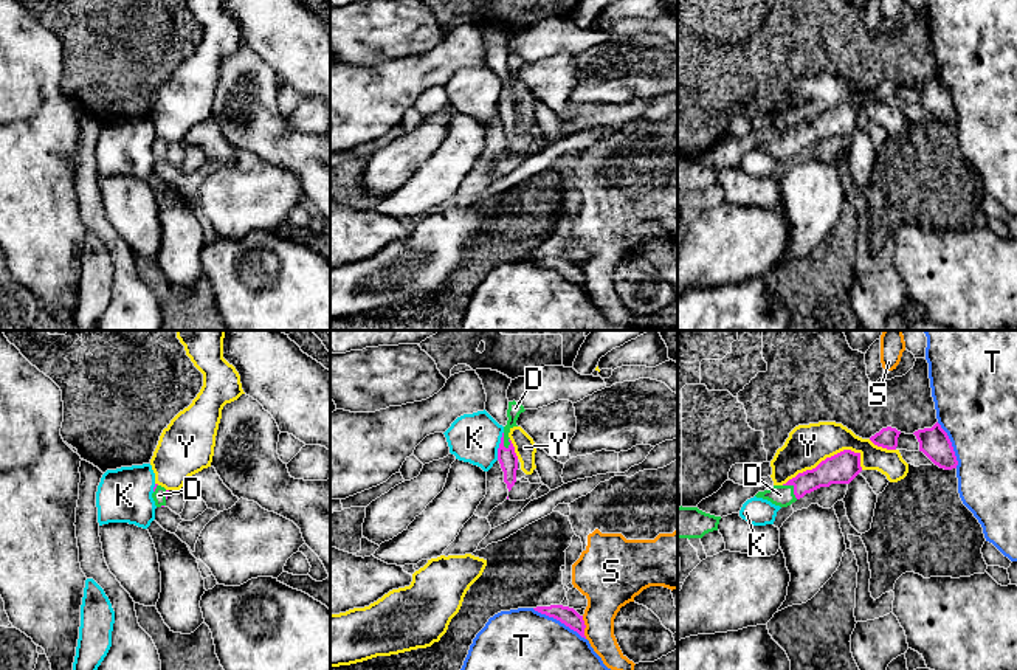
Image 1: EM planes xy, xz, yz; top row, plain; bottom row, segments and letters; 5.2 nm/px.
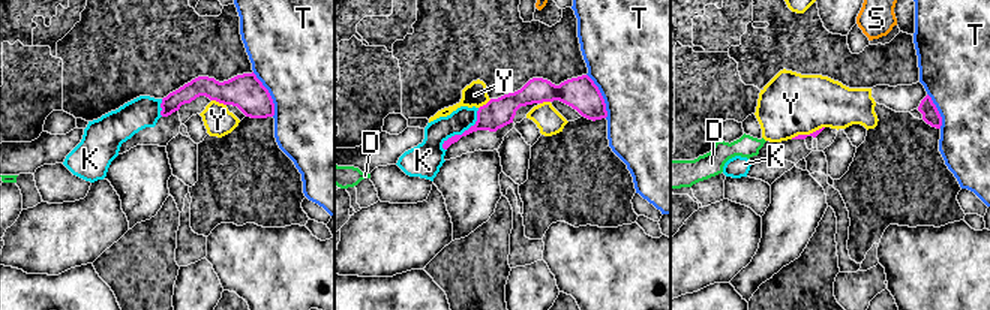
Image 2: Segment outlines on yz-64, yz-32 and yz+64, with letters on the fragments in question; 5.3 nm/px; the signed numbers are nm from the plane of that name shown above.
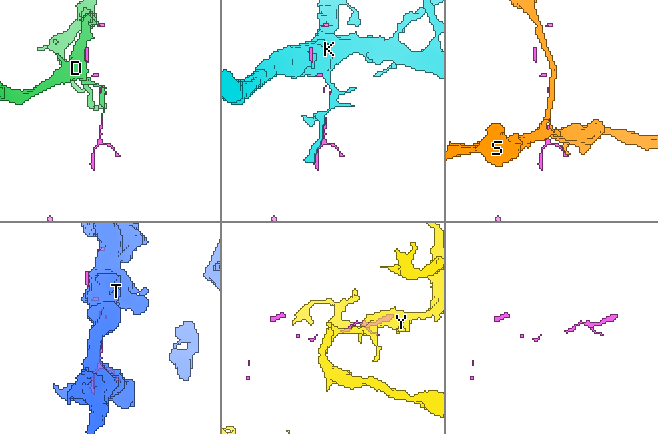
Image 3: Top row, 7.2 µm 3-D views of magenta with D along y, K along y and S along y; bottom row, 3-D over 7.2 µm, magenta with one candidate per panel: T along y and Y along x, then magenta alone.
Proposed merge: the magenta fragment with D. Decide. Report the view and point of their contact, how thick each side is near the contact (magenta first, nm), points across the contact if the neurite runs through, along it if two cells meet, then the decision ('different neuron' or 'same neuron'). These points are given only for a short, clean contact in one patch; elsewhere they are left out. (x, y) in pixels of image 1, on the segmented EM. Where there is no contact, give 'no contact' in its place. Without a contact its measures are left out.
meets magenta in xz at (503, 441); 100 nm thick on the magenta side, 80 nm on the other; same neuron

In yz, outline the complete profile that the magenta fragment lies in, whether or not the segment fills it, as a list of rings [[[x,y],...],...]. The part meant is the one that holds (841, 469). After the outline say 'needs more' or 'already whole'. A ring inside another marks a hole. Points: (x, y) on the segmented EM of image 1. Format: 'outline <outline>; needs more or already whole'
outline [[[843,450],[822,461],[815,468],[798,473],[783,485],[758,492],[755,496],[771,501],[775,506],[788,507],[820,487],[831,484],[850,484],[859,473],[860,453]]]; needs more

